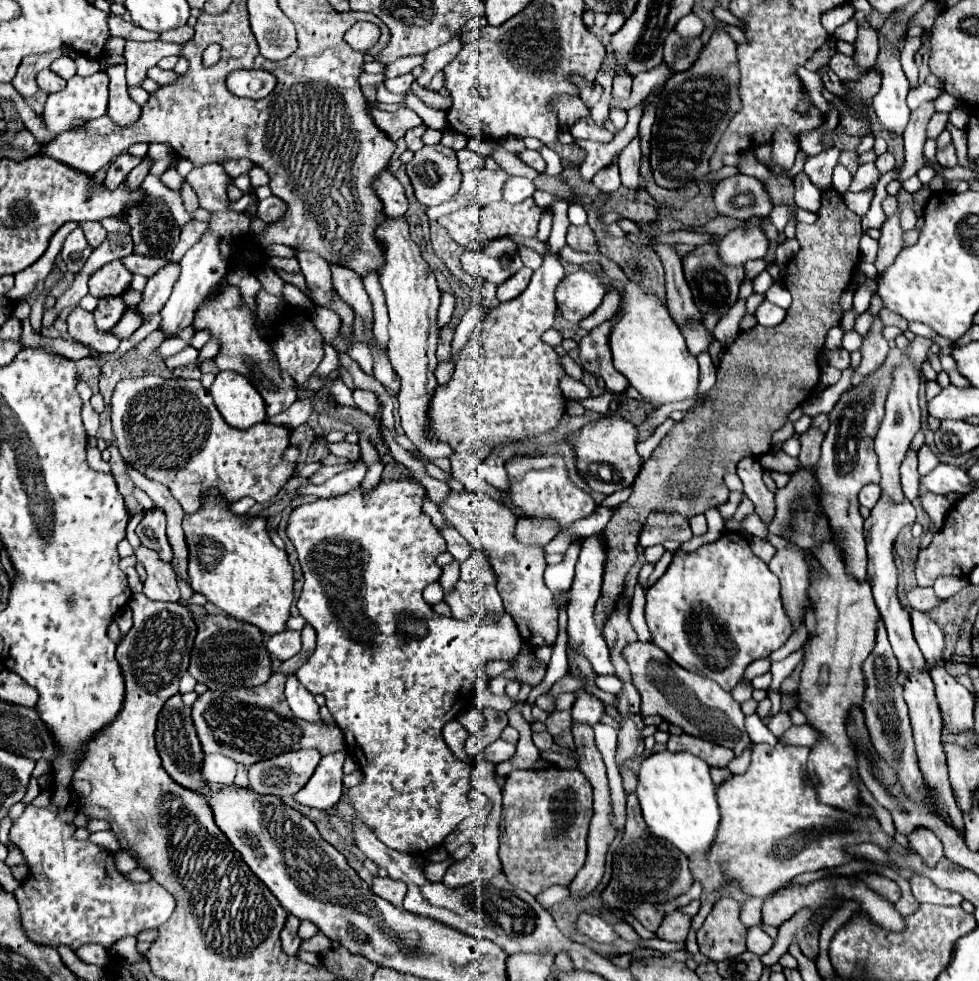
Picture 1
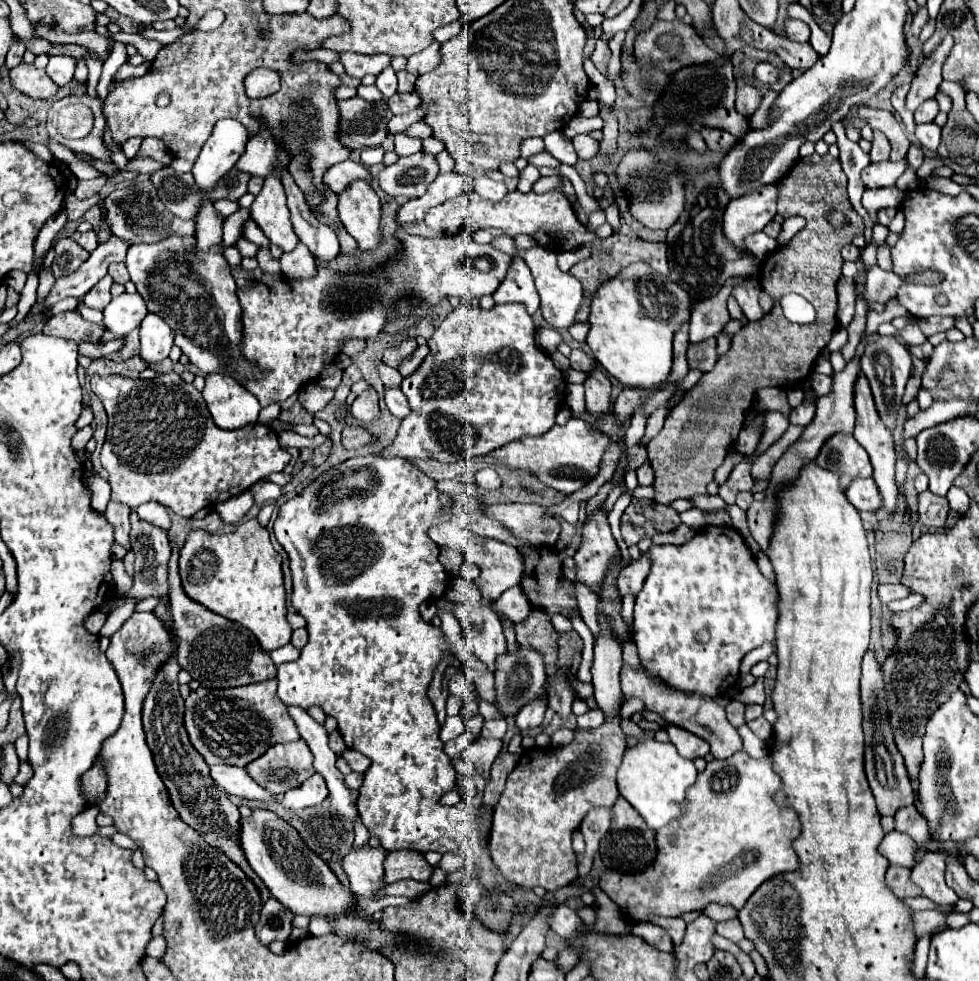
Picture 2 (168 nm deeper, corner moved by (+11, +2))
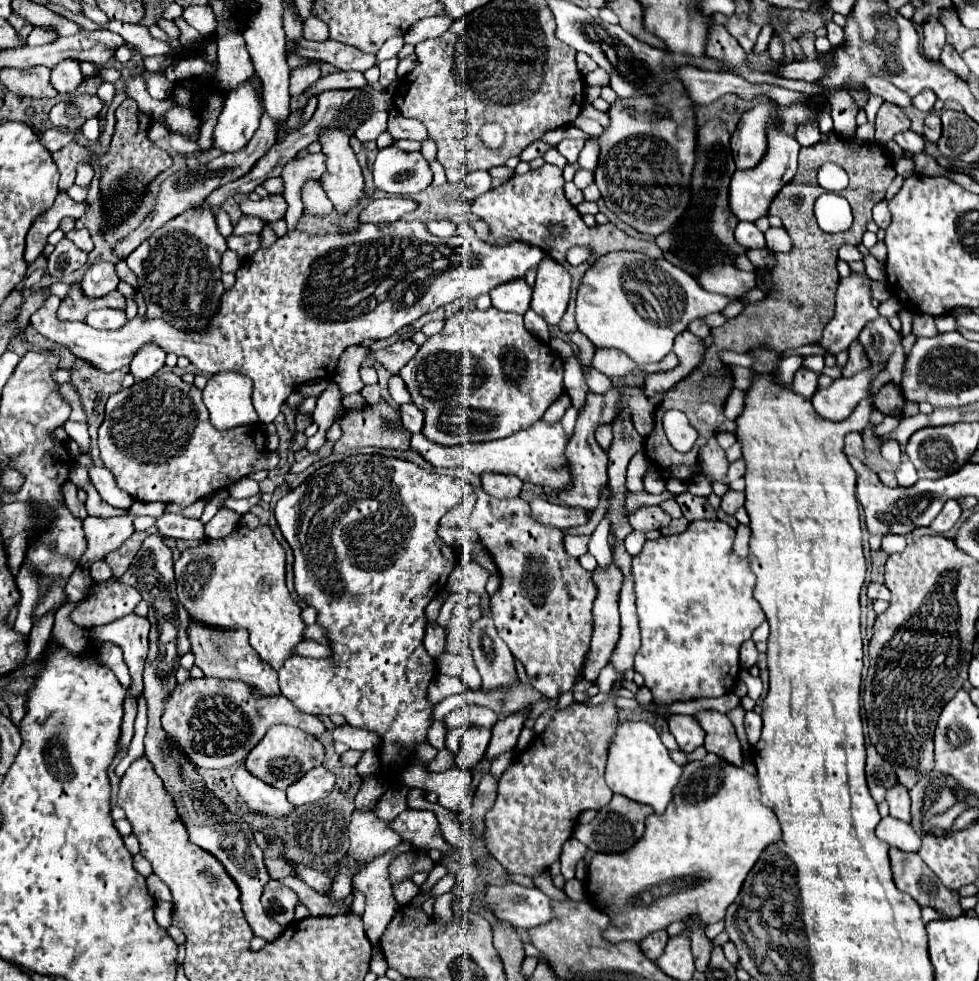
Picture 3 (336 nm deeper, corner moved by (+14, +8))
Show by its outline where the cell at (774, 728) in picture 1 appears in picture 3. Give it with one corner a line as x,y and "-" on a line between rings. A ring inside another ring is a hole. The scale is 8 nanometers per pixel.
746,712
746,734
748,734
748,742
754,746
760,740
762,734
762,718
756,712

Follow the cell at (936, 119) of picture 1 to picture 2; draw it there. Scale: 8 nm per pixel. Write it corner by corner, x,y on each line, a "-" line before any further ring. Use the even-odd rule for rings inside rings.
931,98
929,102
923,102
917,110
915,110
915,122
921,124
921,122
933,122
935,116
939,112
939,106
937,106
937,100

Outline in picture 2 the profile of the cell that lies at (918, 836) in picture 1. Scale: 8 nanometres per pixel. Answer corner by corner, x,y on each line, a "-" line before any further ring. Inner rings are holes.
903,806
901,810
897,810
895,814
895,830
909,834
917,844
923,844
929,838
929,826
923,820
923,816
917,812
917,808
911,806

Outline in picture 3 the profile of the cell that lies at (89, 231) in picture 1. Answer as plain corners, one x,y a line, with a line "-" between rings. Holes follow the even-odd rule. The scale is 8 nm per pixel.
82,228
82,230
70,230
68,234
66,234
66,238
70,238
80,250
84,250
84,252
92,252
92,248
94,248
94,242
92,242
92,238
90,238
90,232
86,230
86,228

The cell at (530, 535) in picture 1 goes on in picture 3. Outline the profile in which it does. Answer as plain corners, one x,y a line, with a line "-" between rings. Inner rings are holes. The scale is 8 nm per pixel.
604,424
602,428
598,428
598,432
596,432
596,442
600,444
600,448
602,448
602,450
606,450
606,452
608,452
608,448
610,448
610,444
612,444
610,424

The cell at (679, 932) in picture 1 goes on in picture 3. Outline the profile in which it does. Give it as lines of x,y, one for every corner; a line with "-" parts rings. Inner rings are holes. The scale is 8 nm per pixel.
658,930
650,936
646,936
642,942
640,942
640,948
642,952
650,958
650,960
658,960
658,956
664,952
666,948
666,942
668,942
668,934
666,930

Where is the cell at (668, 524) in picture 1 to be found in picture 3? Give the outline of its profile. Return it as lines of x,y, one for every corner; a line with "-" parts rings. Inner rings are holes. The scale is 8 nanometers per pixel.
640,506
630,514
632,530
640,530
640,532
660,530
662,526
668,526
670,520
672,518
660,506

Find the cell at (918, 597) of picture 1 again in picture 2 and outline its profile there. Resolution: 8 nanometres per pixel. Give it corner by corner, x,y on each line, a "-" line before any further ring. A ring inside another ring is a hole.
881,584
879,586
879,600
883,604
889,604
891,600
899,600
905,596
909,596
909,590
901,584

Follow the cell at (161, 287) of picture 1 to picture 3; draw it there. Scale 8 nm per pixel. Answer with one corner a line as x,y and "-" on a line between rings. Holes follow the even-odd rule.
102,308
94,310
86,316
86,324
98,328
98,330
118,330
128,322
126,312
118,308

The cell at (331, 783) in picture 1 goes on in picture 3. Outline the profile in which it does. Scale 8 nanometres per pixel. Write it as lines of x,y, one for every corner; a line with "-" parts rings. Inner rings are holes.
318,766
310,770
302,780
292,784
286,792
288,792
288,800
292,806
302,806
302,804
328,796
332,788
334,788
334,774

